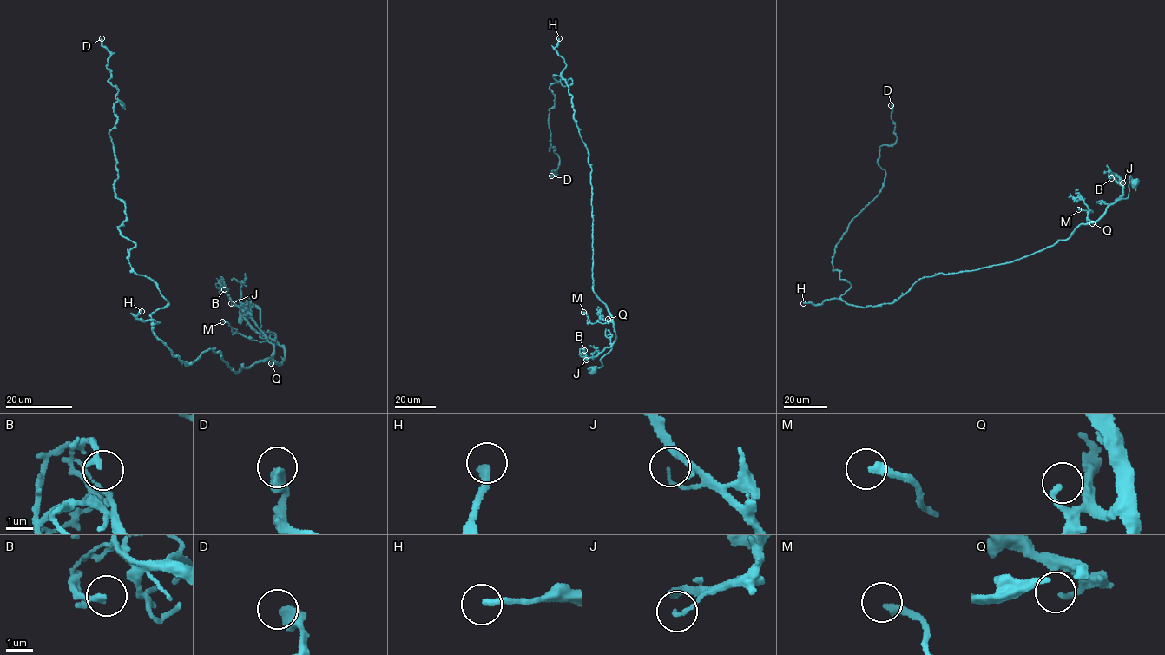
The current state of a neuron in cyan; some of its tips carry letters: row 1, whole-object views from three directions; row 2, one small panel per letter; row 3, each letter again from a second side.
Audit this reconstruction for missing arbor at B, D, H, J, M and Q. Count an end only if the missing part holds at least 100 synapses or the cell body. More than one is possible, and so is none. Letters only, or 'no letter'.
H

